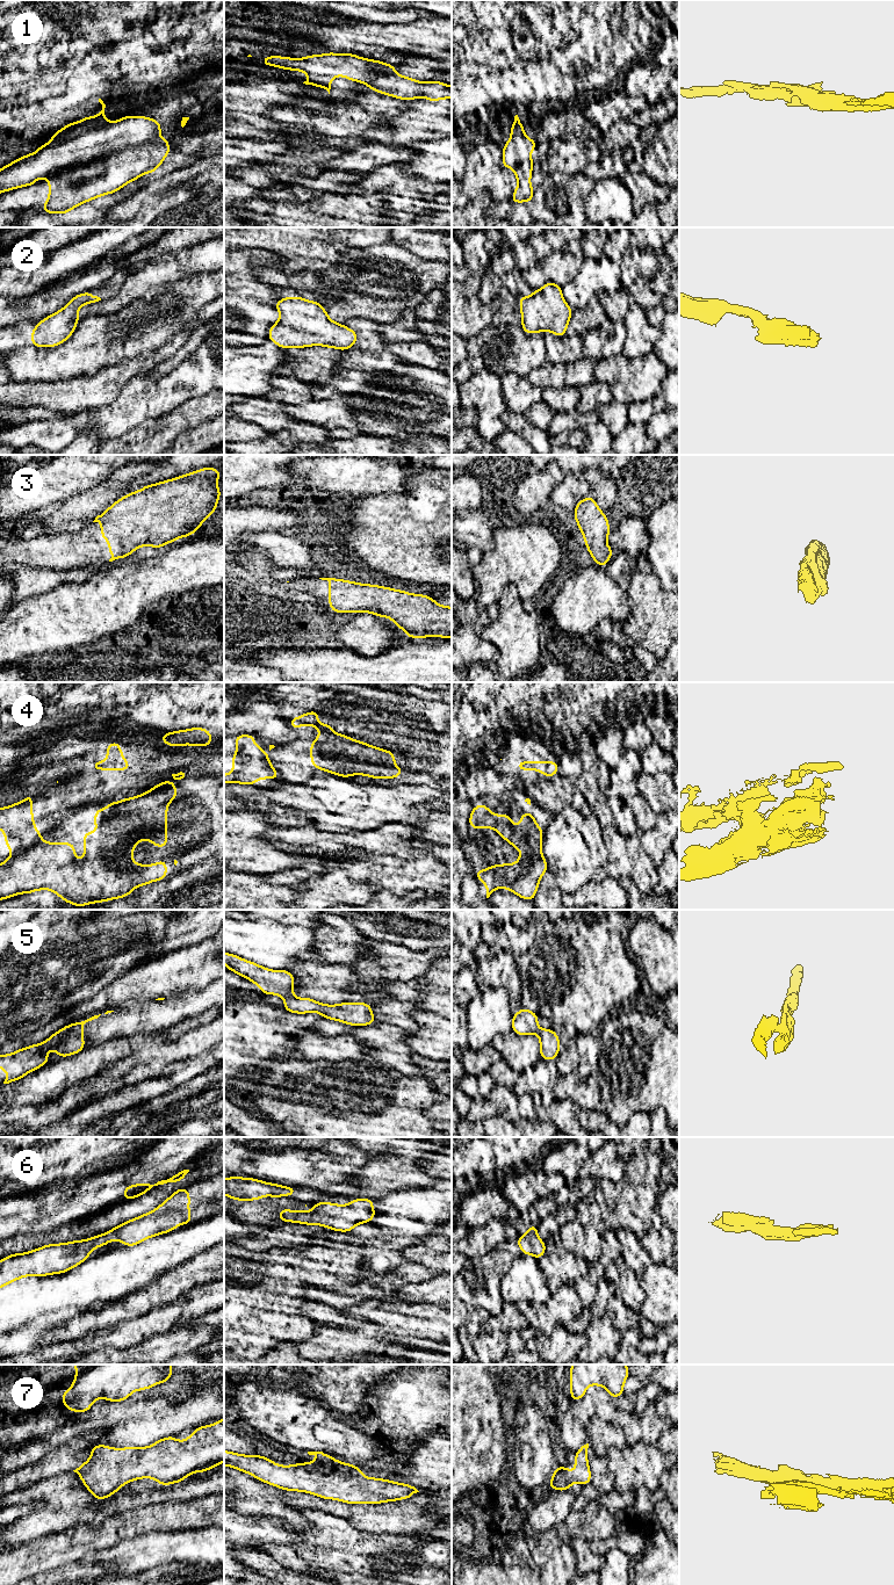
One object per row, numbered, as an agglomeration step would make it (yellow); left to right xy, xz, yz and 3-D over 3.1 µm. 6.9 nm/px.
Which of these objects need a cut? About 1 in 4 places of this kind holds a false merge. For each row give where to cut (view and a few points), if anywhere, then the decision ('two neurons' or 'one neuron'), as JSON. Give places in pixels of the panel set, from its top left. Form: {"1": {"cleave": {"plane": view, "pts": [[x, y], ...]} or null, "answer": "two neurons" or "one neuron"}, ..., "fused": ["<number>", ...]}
{"1": {"cleave": null, "answer": "one neuron"}, "2": {"cleave": null, "answer": "one neuron"}, "3": {"cleave": null, "answer": "one neuron"}, "4": {"cleave": null, "answer": "one neuron"}, "5": {"cleave": {"plane": "xz", "pts": [[292, 996], [286, 998]]}, "answer": "two neurons"}, "6": {"cleave": null, "answer": "one neuron"}, "7": {"cleave": null, "answer": "one neuron"}, "fused": ["5"]}

